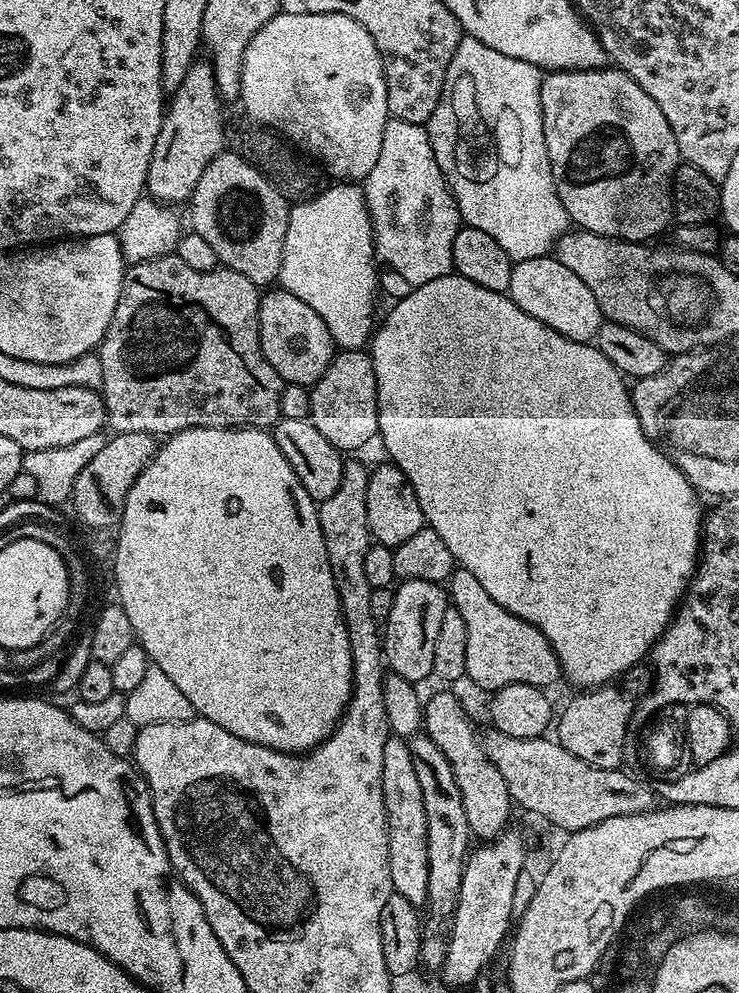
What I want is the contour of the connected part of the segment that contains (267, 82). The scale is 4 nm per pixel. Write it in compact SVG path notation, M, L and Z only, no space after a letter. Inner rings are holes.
M281 10L277 12L274 18L270 18L264 26L258 29L254 38L250 38L241 60L239 103L244 104L245 110L248 111L247 119L249 121L275 130L283 139L291 142L297 149L303 150L311 159L317 161L333 181L363 182L367 180L370 170L374 170L374 166L378 162L378 154L382 150L382 134L390 119L386 78L384 77L384 59L380 56L378 46L374 46L374 38L370 38L368 31L358 22L354 22L354 18L346 18L346 14L337 12L295 11Z

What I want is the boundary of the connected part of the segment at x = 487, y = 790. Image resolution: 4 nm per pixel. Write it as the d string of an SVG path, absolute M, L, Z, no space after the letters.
M436 692L425 699L422 704L422 728L429 738L446 754L446 762L450 762L450 770L454 770L454 782L458 782L458 790L462 794L462 806L466 809L466 822L469 833L477 836L477 841L487 842L505 831L509 825L508 815L514 809L514 801L510 790L506 790L506 781L498 774L498 766L490 762L484 753L481 737L476 737L476 728L468 717L466 709L452 692Z

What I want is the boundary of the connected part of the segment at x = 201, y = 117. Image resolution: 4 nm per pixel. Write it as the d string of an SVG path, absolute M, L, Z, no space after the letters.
M193 62L190 70L186 70L186 78L182 78L182 86L171 92L160 133L154 142L154 154L150 158L147 195L169 206L176 206L179 200L187 201L191 197L192 191L198 186L198 178L202 178L202 170L206 170L212 159L226 148L226 119L220 113L220 92L216 89L216 79L212 76L211 67L207 63L200 63Z

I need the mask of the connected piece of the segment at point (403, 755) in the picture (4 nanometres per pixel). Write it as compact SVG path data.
M390 738L382 750L382 798L388 823L388 865L392 891L402 894L406 902L420 906L428 898L428 859L426 858L426 810L422 806L422 786L414 774L414 762L407 743L400 738Z

